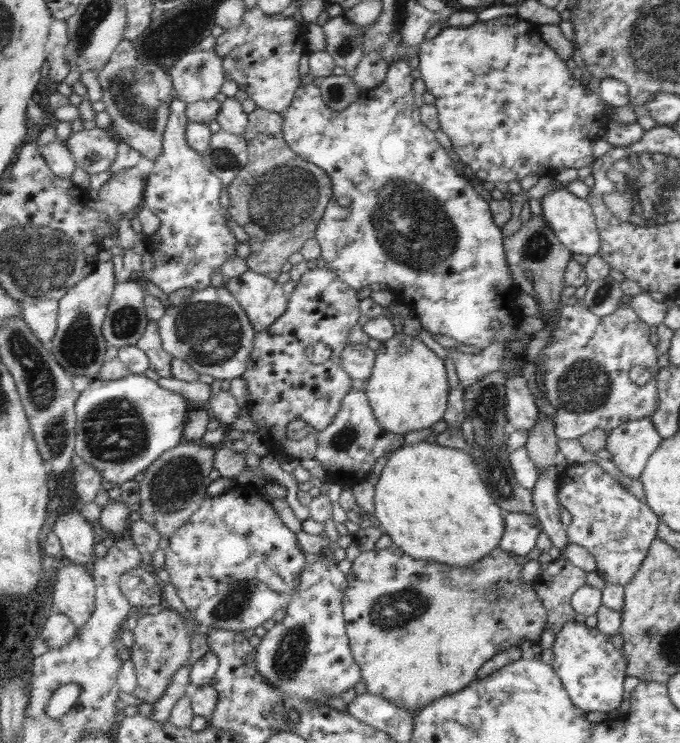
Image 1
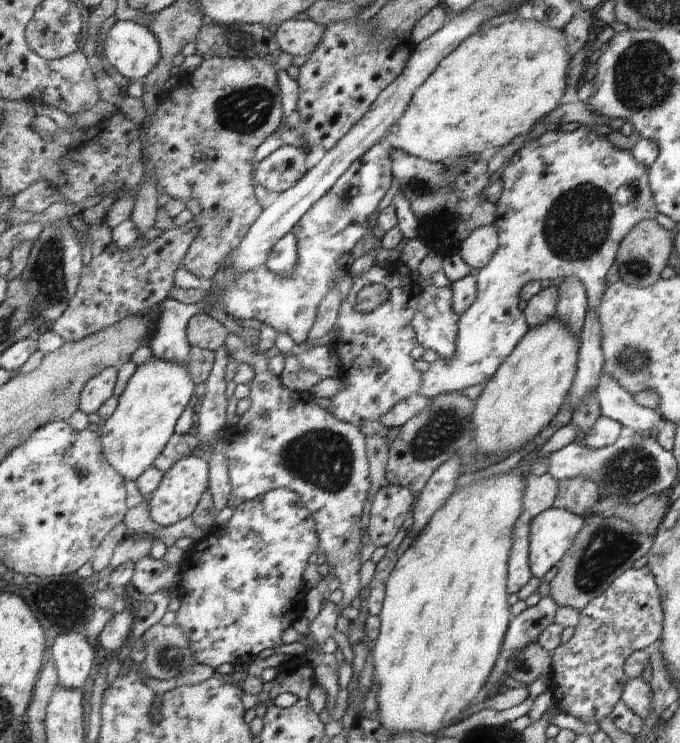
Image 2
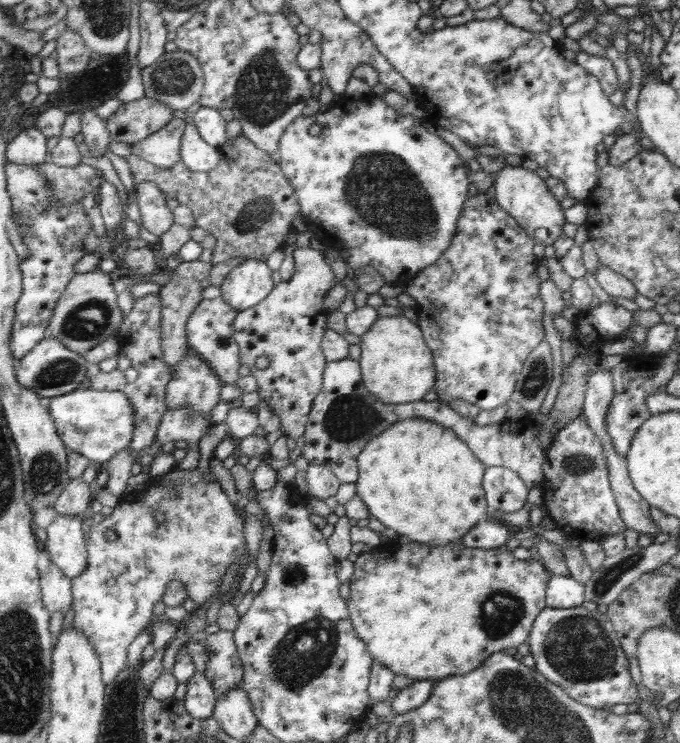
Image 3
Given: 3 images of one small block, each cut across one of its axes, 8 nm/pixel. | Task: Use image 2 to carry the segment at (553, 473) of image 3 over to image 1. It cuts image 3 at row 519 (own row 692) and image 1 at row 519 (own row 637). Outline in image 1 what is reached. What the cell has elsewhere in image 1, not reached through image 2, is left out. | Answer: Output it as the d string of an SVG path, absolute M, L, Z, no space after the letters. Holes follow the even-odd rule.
M593 462L567 466L559 476L557 488L559 504L571 514L567 526L569 542L583 546L593 556L595 572L605 584L627 588L635 572L641 568L651 542L657 538L659 516Z

